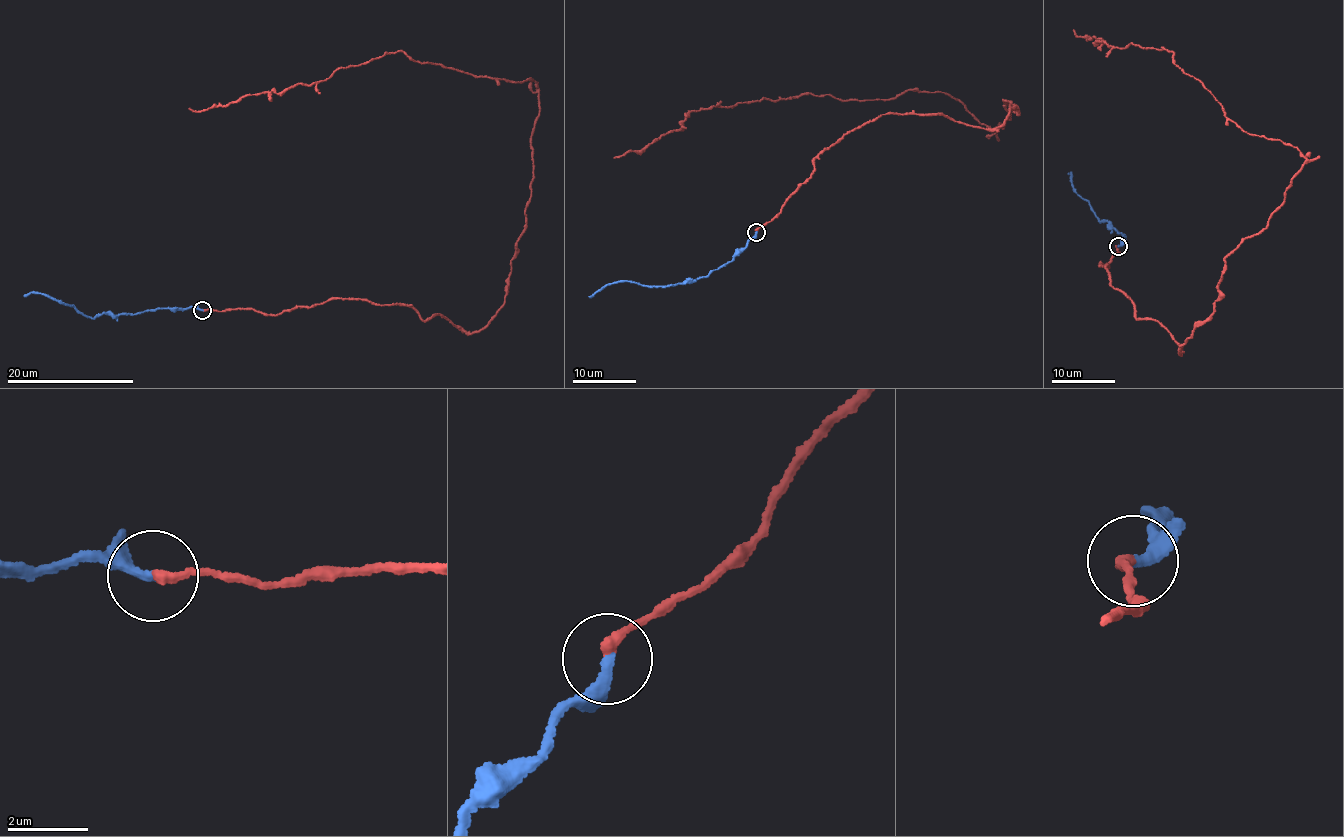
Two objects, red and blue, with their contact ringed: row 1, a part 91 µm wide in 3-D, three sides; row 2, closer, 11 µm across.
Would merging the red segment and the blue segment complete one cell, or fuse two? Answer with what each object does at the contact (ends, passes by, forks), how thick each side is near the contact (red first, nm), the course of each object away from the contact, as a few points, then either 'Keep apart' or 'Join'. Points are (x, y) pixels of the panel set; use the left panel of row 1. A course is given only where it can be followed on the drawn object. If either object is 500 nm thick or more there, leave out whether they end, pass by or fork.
At the ring red ends. At the ring blue ends. Thickness 240 nm (red) against 280 nm. Course of red: (202, 309), (357, 298), (479, 330), (524, 229), (539, 89), (401, 51), (189, 108). Course of blue: (202, 309), (162, 307), (88, 318), (74, 307), (35, 292), (24, 296). Join

